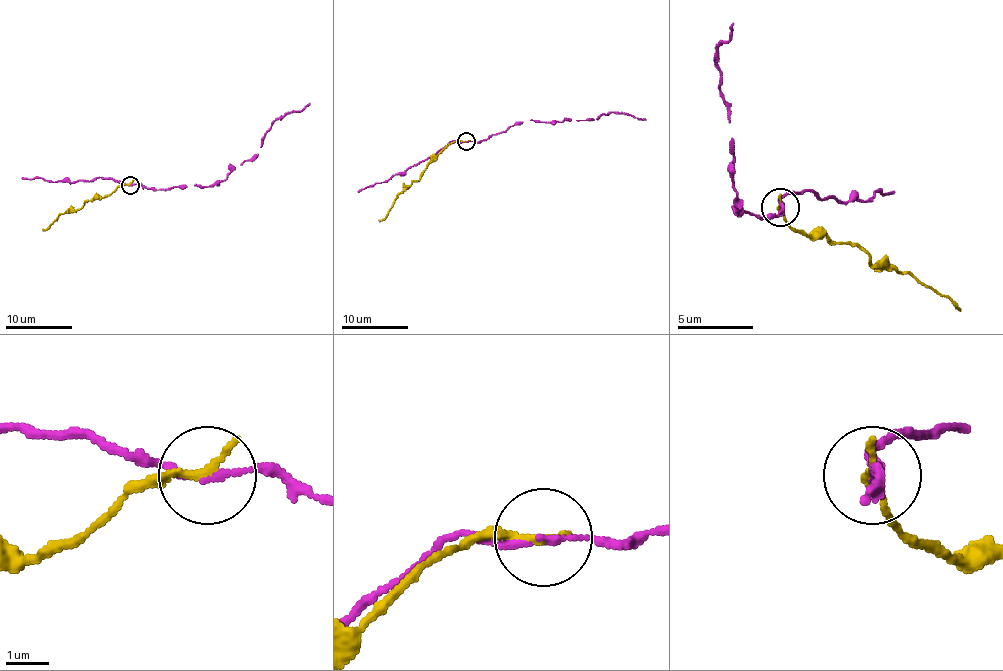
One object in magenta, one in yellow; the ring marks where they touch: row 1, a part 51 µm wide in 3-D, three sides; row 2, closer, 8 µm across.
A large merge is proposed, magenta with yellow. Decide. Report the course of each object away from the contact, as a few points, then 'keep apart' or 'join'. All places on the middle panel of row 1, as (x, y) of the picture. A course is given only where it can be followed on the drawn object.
magenta runs (466, 141), (481, 141), (530, 120), (593, 120), (613, 113), (645, 120); yellow runs (466, 141), (454, 141), (446, 146), (379, 222); keep apart

